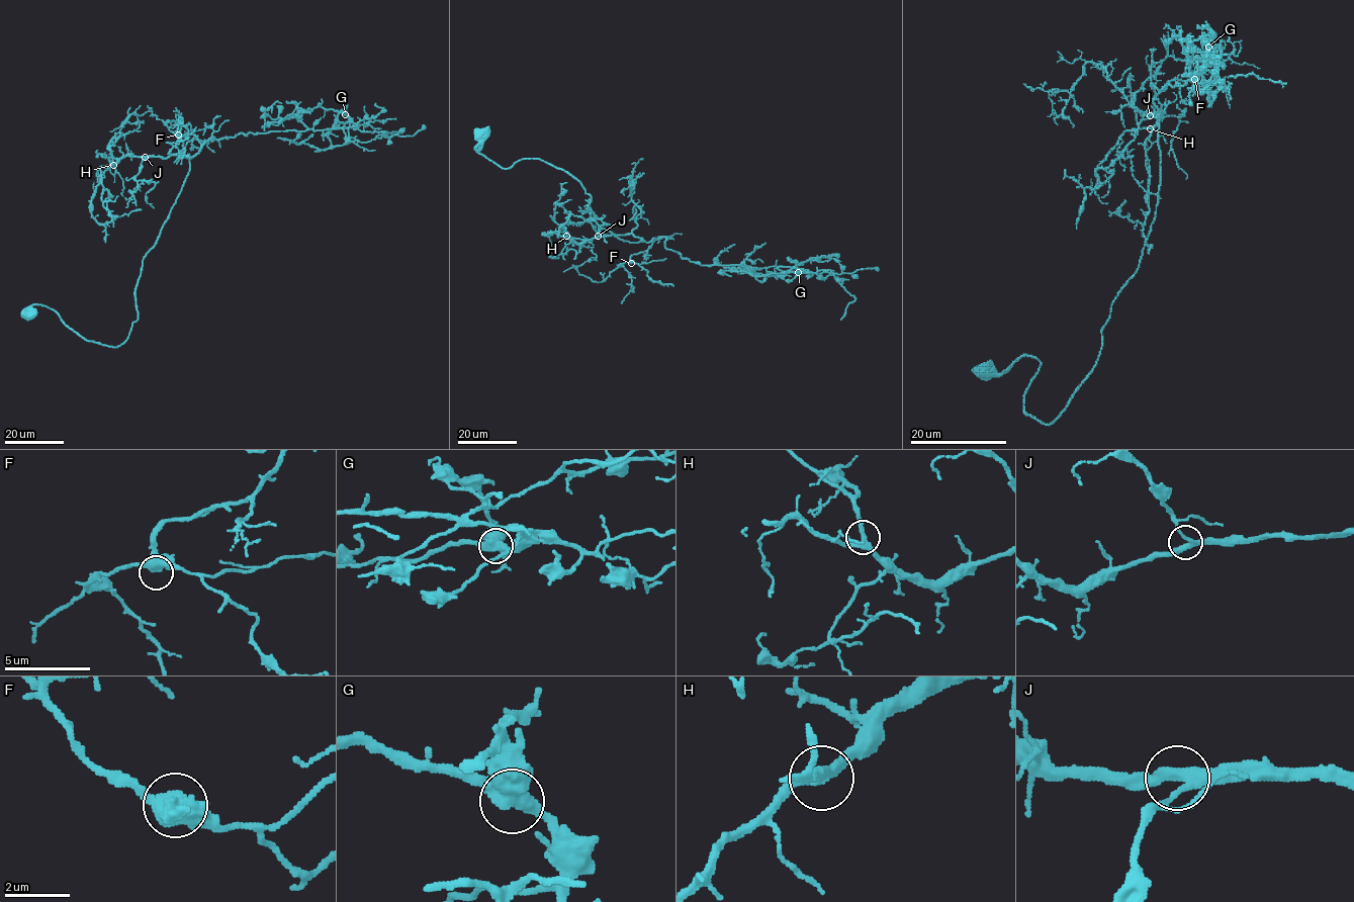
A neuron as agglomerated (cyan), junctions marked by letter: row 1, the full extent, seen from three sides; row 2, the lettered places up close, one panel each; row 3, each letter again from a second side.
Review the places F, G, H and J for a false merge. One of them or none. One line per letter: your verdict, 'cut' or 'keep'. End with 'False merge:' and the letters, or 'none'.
F: keep
G: cut
H: keep
J: keep
False merge: G

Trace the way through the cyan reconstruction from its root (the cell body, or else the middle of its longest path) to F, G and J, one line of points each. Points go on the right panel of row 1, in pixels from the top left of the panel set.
F: (986, 372), (1035, 357), (1023, 410), (1045, 424), (1086, 379), (1156, 214), (1154, 99), (1175, 78), (1194, 79)
G: (986, 372), (1035, 357), (1023, 410), (1045, 424), (1086, 379), (1156, 214), (1151, 85), (1197, 78), (1208, 47)
J: (986, 372), (1035, 357), (1023, 410), (1045, 424), (1086, 379), (1156, 214), (1150, 115)

